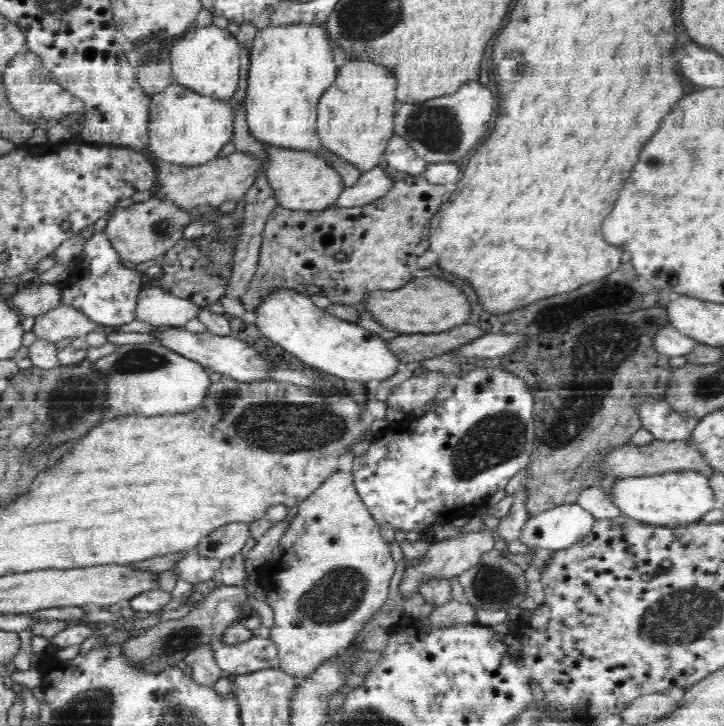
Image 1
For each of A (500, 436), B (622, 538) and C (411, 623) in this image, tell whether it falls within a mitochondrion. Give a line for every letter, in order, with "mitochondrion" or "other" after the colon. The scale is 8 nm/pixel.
A: mitochondrion
B: other
C: other

